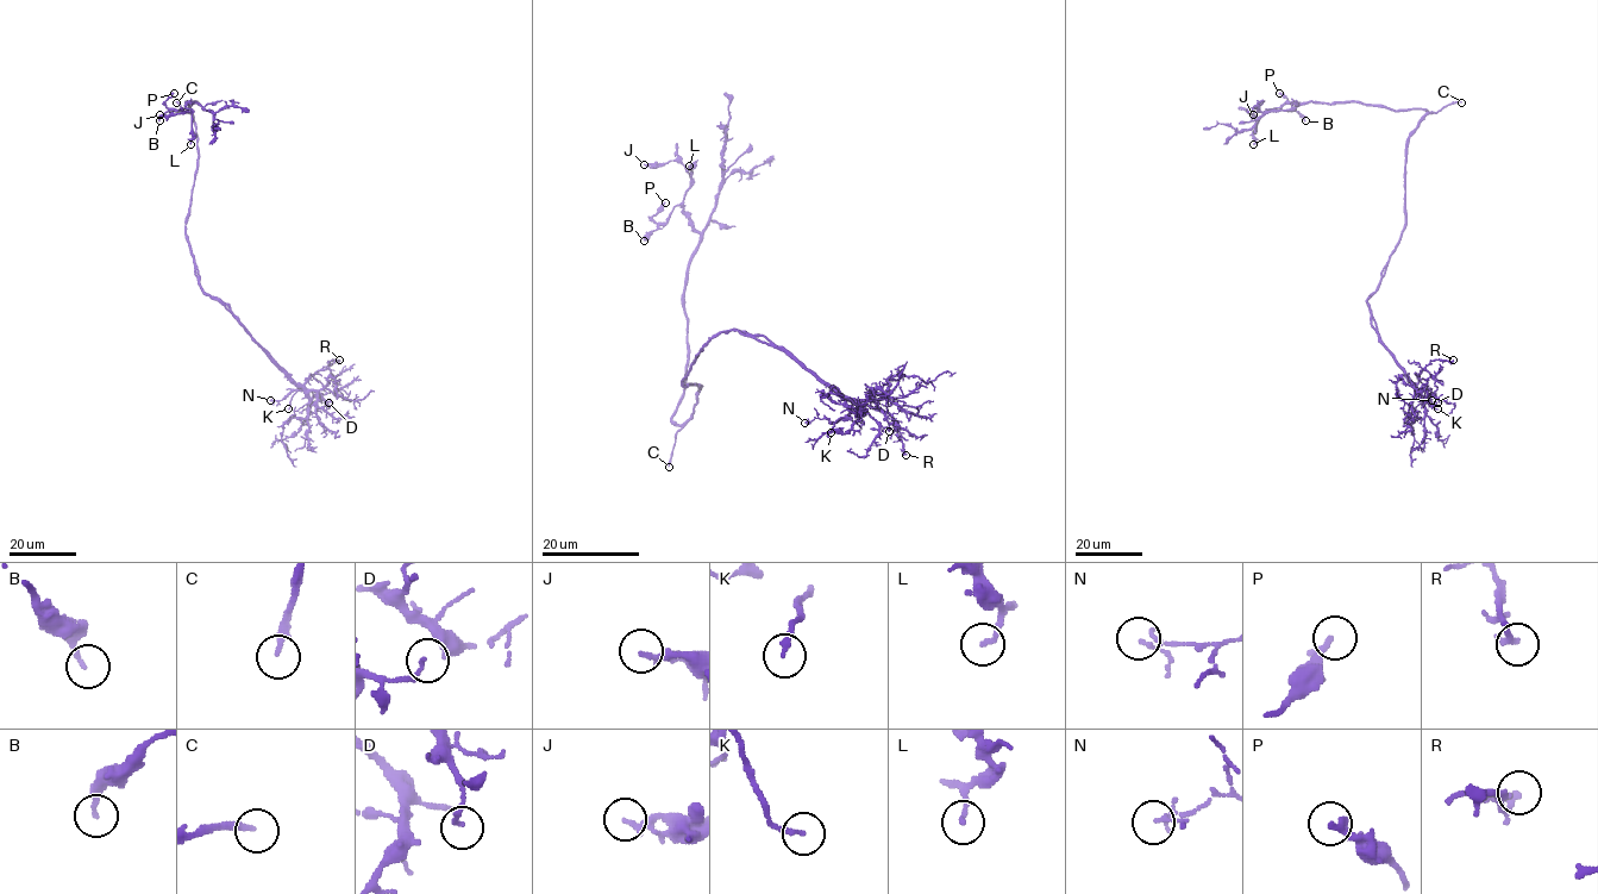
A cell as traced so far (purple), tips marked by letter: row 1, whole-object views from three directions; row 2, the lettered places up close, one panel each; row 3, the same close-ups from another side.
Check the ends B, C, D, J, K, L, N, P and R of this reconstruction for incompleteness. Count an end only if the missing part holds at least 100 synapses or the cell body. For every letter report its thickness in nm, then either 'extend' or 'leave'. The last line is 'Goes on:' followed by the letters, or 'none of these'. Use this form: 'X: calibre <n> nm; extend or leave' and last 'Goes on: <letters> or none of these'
B: calibre 160 nm; leave
C: calibre 240 nm; extend
D: calibre 130 nm; leave
J: calibre 240 nm; leave
K: calibre 160 nm; leave
L: calibre 140 nm; leave
N: calibre 90 nm; leave
P: calibre 240 nm; leave
R: calibre 170 nm; leave
Goes on: C

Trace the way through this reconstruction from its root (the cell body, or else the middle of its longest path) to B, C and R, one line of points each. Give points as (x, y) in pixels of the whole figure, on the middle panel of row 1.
B: (689, 385), (700, 387), (697, 401), (677, 425), (687, 361), (684, 281), (700, 233), (680, 205), (644, 241)
C: (689, 385), (700, 387), (697, 401), (690, 419), (676, 433), (669, 467)
R: (689, 385), (682, 380), (714, 337), (732, 330), (763, 336), (843, 398), (885, 411), (898, 423), (906, 455)

